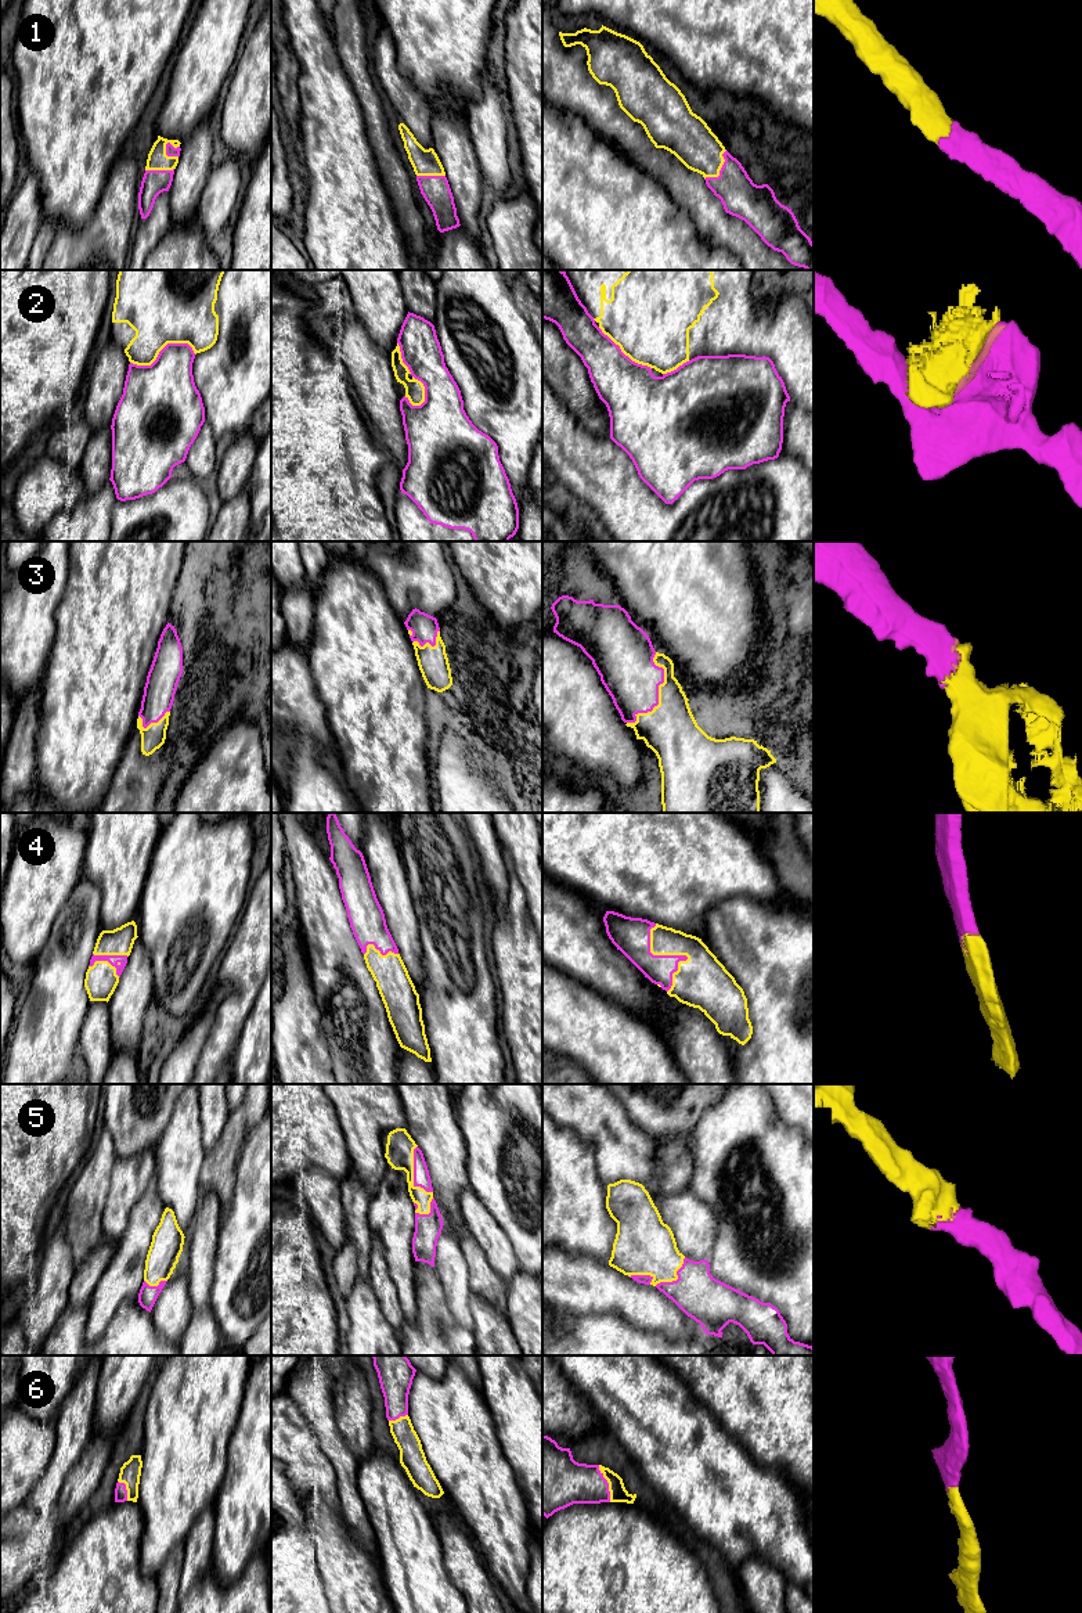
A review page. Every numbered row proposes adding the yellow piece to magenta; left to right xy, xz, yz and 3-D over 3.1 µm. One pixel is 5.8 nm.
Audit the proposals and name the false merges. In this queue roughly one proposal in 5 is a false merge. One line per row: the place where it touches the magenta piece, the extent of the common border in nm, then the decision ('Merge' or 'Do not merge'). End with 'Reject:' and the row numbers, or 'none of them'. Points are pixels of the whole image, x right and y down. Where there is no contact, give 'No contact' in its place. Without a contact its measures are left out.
1: Touches magenta at yz (721, 169). Shared border 220 nm. Merge
2: Touches magenta at xy (162, 349). Shared border 380 nm. Do not merge
3: Touches magenta at yz (657, 694). Shared border 440 nm. Merge
4: Touches magenta at yz (674, 956). Shared border 400 nm. Merge
5: Touches magenta at xz (414, 1174). Shared border 300 nm. Merge
6: Touches magenta at yz (608, 1483). Shared border 220 nm. Merge
Reject: 2

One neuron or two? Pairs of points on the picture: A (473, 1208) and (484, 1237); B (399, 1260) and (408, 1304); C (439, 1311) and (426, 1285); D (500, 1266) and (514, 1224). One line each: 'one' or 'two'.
A: one
B: one
C: one
D: two

